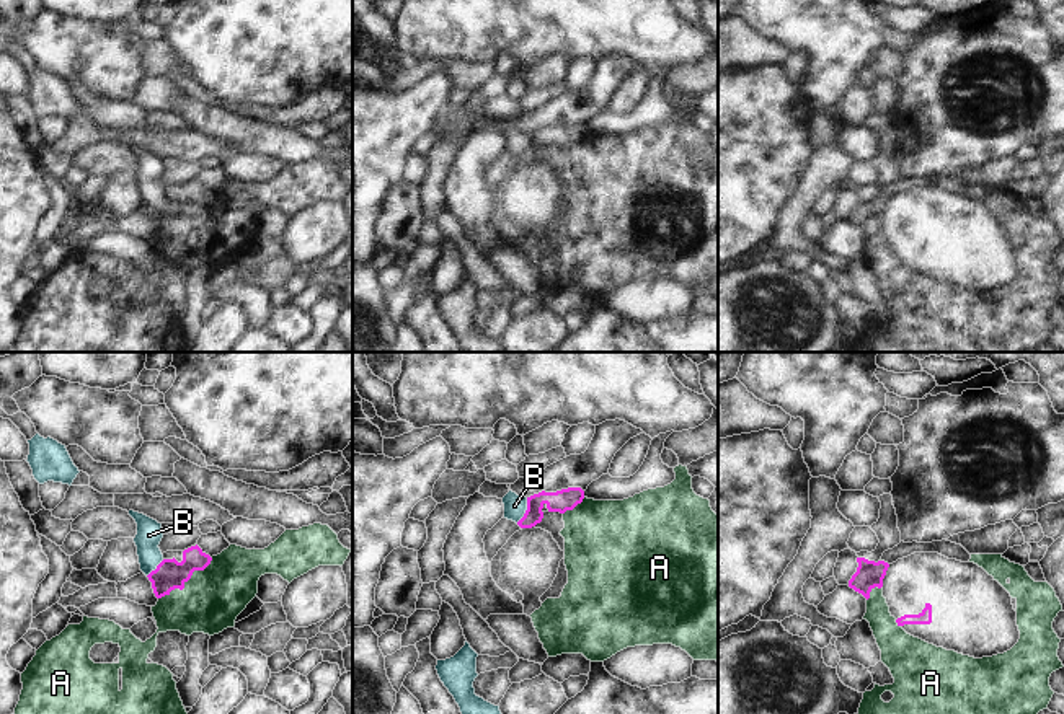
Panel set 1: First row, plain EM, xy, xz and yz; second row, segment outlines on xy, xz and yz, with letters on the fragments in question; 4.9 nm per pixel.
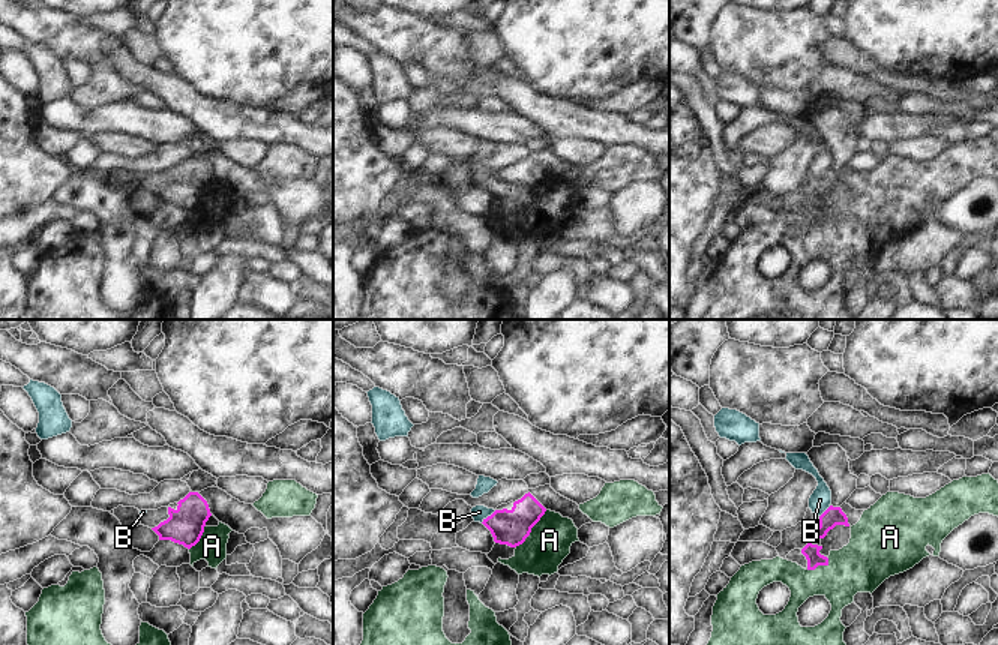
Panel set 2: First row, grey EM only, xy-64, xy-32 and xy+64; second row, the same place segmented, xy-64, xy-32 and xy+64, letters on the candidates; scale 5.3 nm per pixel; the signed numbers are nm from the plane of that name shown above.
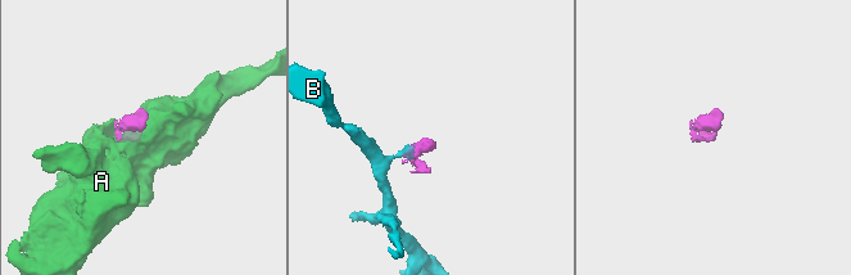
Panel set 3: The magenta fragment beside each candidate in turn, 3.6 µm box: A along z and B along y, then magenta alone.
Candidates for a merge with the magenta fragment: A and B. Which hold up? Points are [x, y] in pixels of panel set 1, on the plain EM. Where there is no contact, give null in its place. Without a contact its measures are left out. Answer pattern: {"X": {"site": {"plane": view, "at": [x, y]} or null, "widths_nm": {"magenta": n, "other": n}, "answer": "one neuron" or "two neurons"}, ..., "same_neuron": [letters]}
{"A": {"site": {"plane": "xy", "at": [186, 215]}, "widths_nm": {"magenta": 150, "other": 300}, "answer": "two neurons"}, "B": {"site": {"plane": "xz", "at": [526, 145]}, "widths_nm": {"magenta": 110, "other": 110}, "answer": "one neuron"}, "same_neuron": ["B"]}

